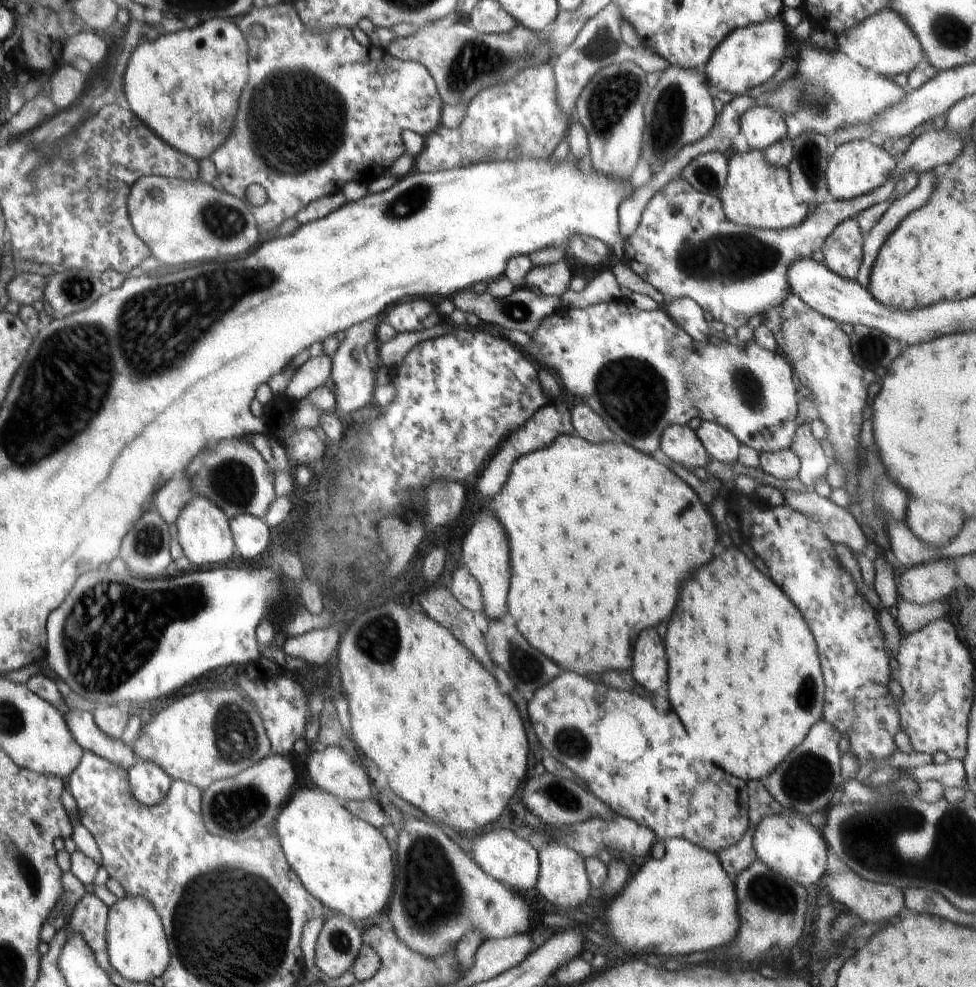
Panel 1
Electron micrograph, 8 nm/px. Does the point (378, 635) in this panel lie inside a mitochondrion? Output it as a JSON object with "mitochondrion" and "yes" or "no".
{"mitochondrion":"yes"}

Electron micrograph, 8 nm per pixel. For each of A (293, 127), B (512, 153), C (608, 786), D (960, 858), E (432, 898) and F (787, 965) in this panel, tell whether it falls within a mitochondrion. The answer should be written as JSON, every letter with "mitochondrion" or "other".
{"A":"mitochondrion","B":"other","C":"other","D":"mitochondrion","E":"mitochondrion","F":"other"}

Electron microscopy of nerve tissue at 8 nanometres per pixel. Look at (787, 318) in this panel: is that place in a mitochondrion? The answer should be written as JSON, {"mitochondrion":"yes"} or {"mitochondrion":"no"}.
{"mitochondrion":"no"}

